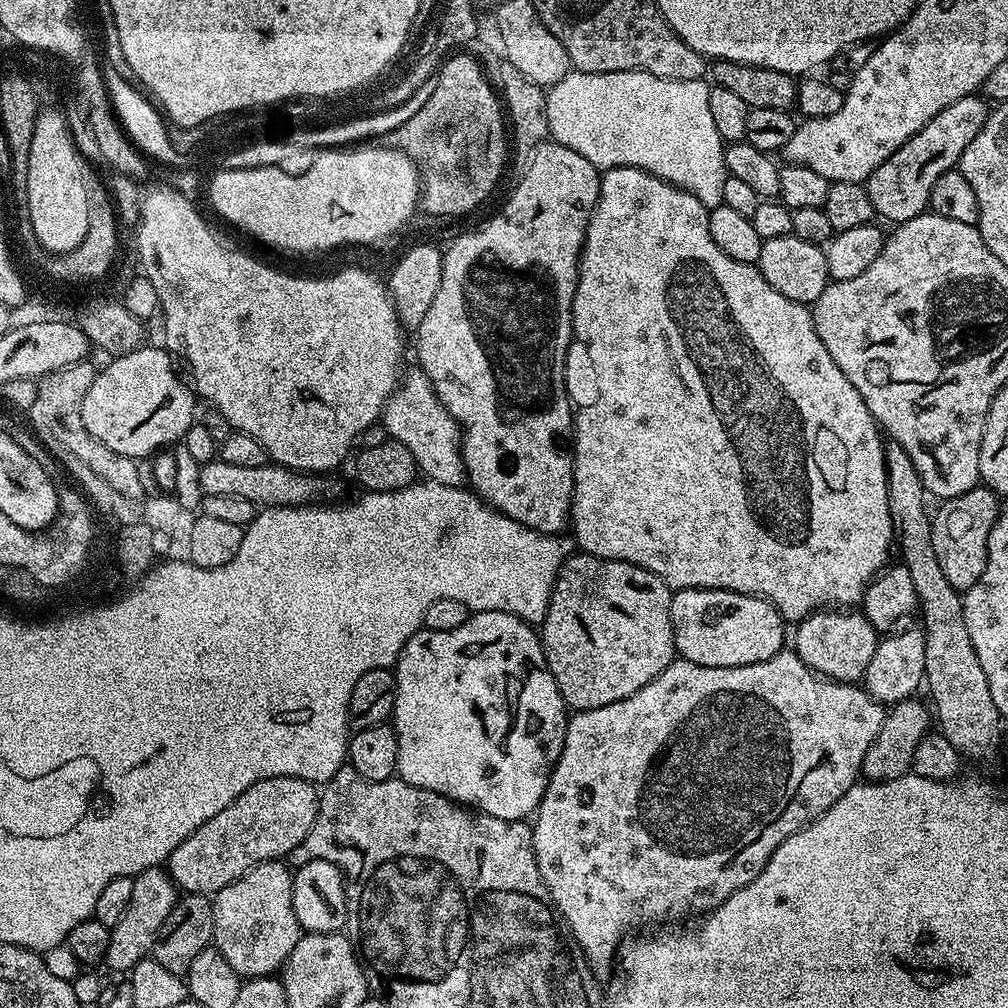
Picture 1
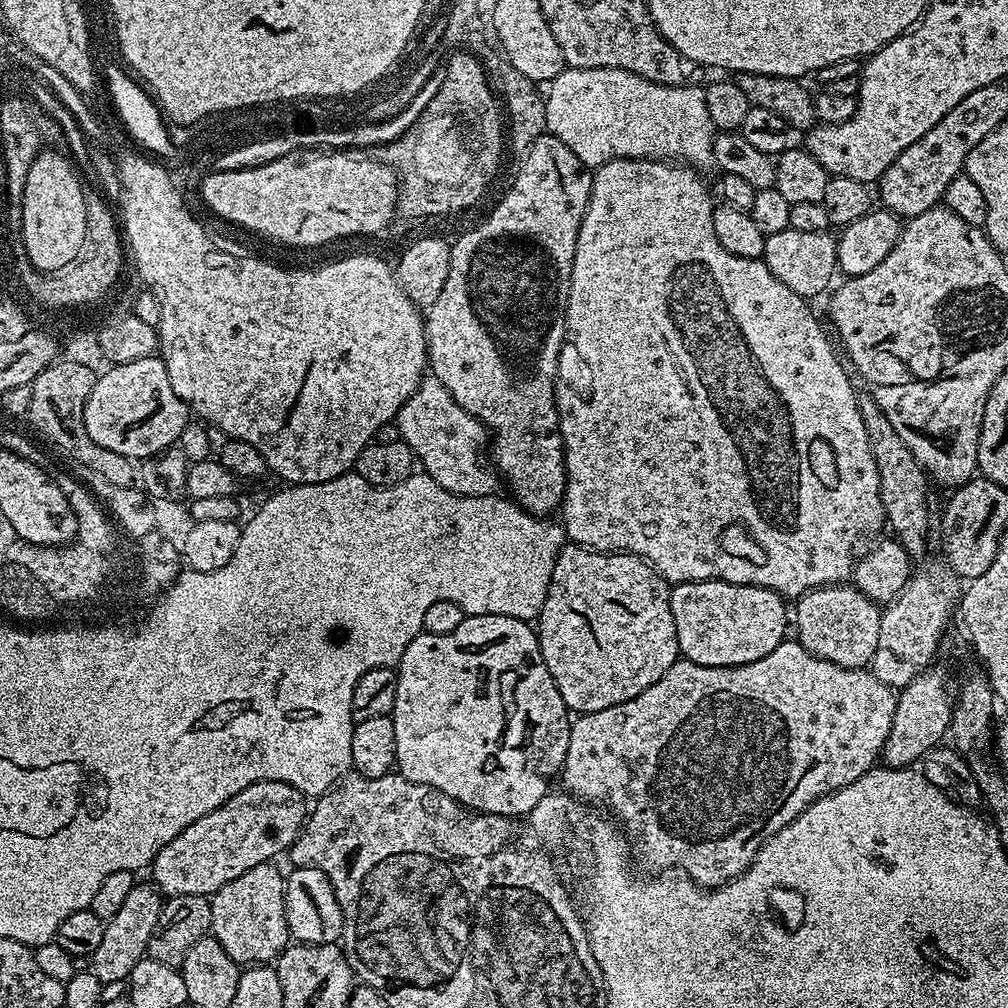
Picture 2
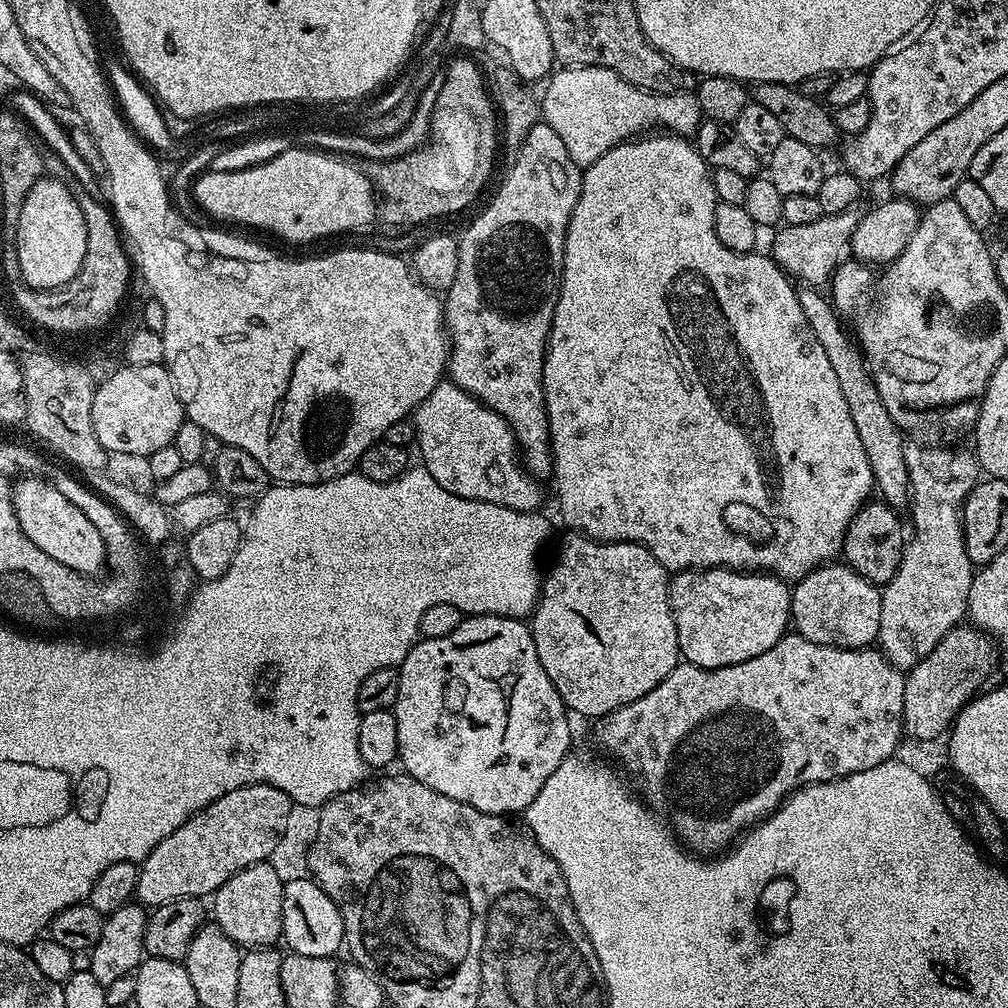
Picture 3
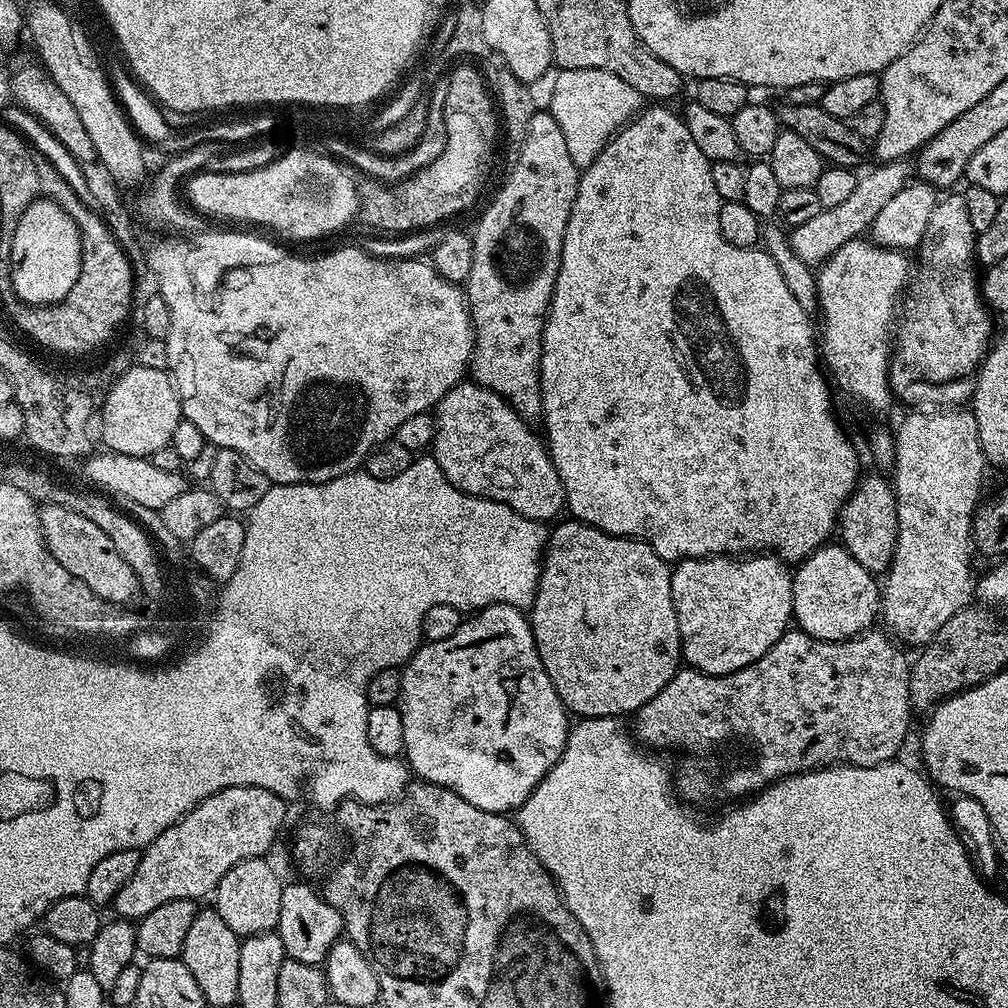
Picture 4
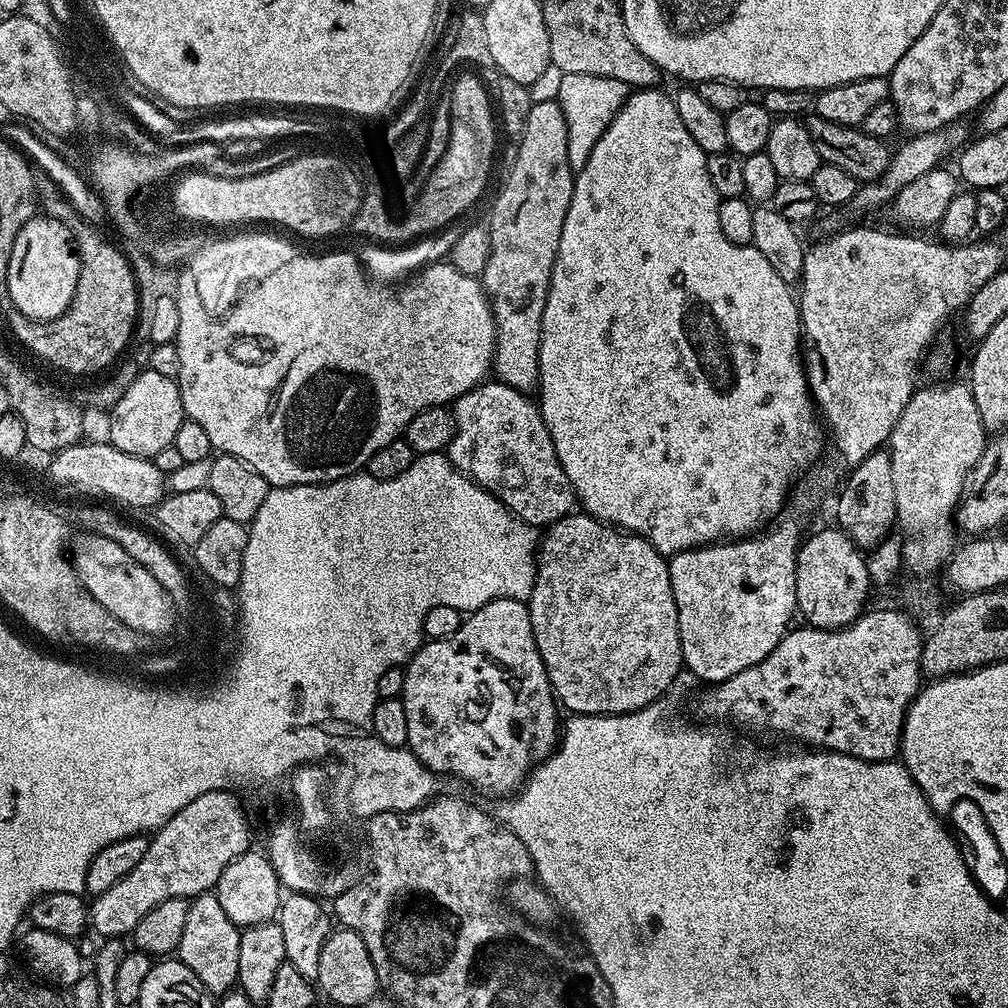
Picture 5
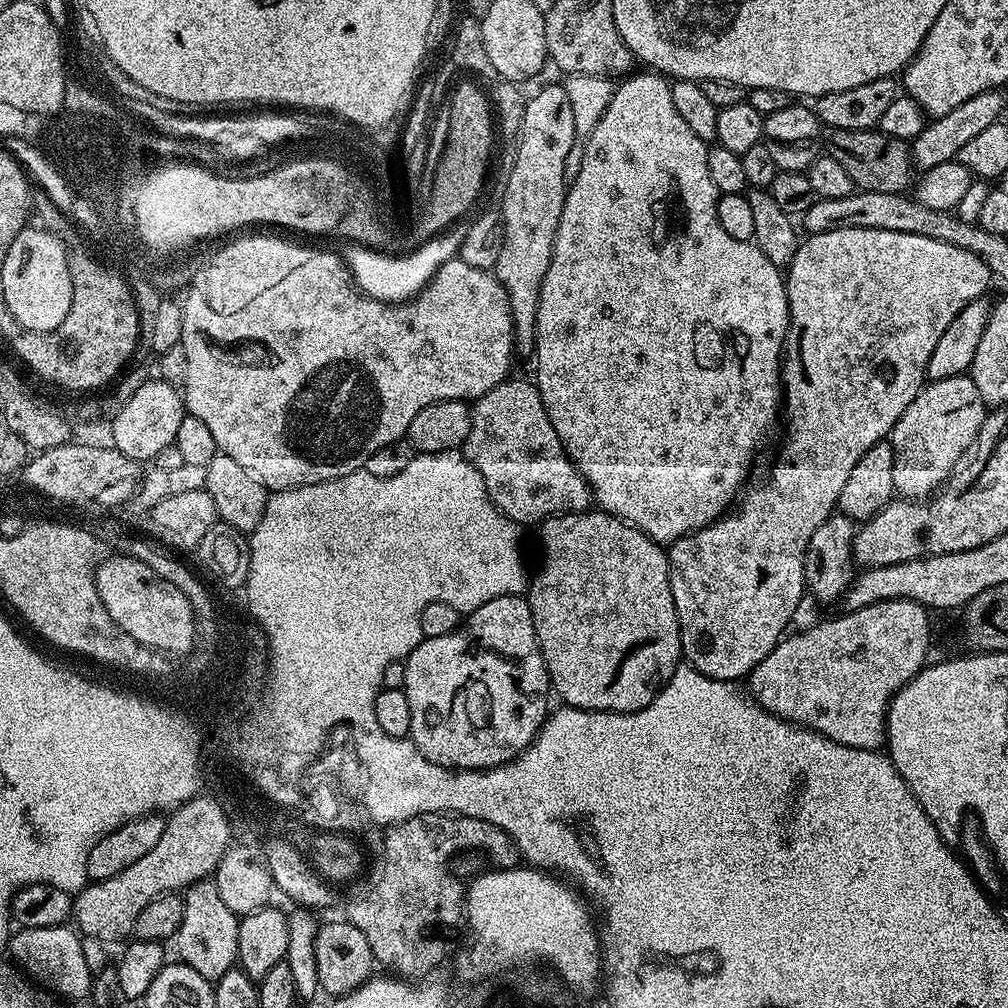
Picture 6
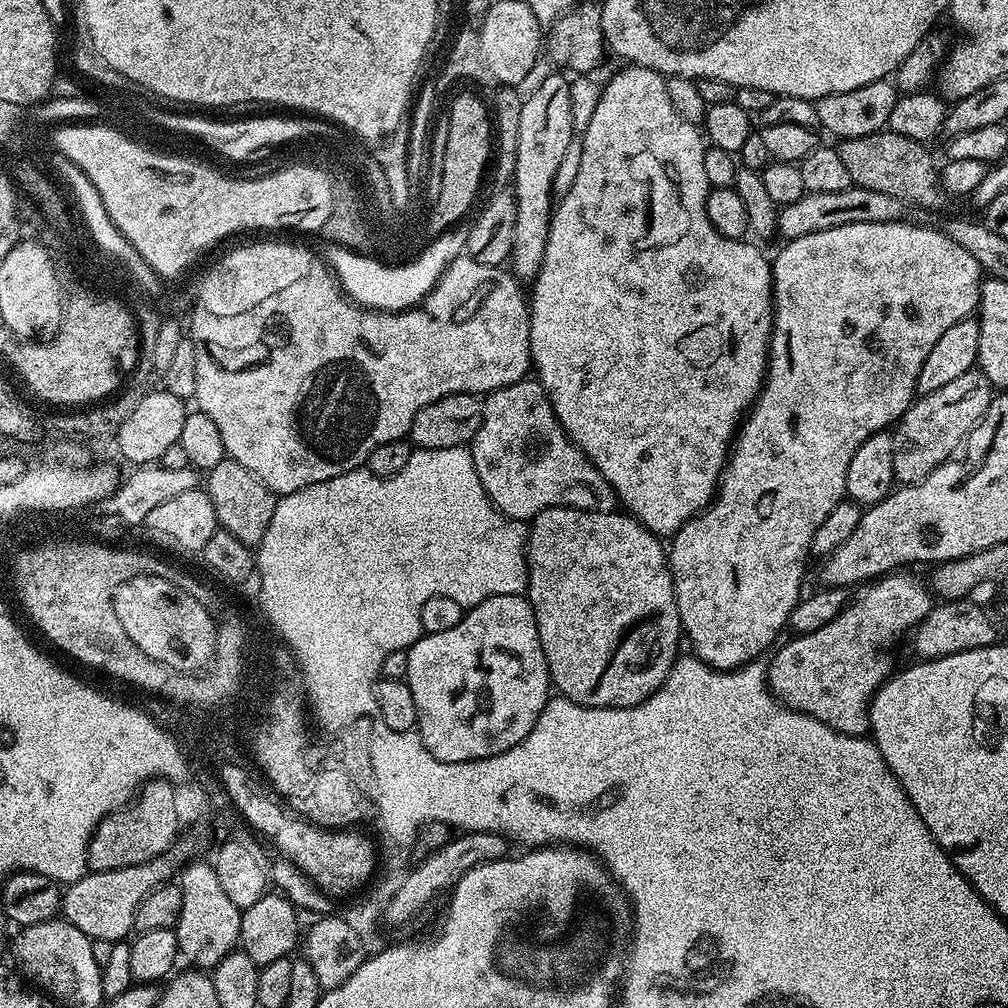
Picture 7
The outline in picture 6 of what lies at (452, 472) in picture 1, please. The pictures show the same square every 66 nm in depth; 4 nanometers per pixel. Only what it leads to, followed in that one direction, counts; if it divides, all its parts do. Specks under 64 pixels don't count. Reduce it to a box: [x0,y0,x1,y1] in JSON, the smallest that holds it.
[462,379,593,526]

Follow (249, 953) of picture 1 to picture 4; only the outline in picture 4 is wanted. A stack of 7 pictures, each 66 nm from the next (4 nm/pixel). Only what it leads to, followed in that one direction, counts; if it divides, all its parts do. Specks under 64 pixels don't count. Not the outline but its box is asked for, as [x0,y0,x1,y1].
[214,858,284,938]

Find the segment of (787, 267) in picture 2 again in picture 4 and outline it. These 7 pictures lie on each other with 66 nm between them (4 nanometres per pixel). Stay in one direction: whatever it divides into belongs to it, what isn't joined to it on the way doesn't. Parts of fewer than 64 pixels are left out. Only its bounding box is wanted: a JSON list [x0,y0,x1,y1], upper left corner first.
[790,159,914,266]

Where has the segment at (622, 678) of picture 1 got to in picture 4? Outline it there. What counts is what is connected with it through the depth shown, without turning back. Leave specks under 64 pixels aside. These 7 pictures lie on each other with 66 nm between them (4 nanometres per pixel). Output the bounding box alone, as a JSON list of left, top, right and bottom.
[530,519,682,718]

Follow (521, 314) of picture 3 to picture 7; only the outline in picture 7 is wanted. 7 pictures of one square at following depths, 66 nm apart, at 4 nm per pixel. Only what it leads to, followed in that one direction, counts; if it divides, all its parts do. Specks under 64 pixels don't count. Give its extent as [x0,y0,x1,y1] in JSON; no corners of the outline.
[510,75,574,282]

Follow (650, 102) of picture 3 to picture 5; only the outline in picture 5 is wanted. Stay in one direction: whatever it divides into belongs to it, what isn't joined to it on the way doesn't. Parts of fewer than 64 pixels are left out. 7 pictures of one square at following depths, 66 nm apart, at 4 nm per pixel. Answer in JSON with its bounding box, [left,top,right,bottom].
[554,74,630,170]

